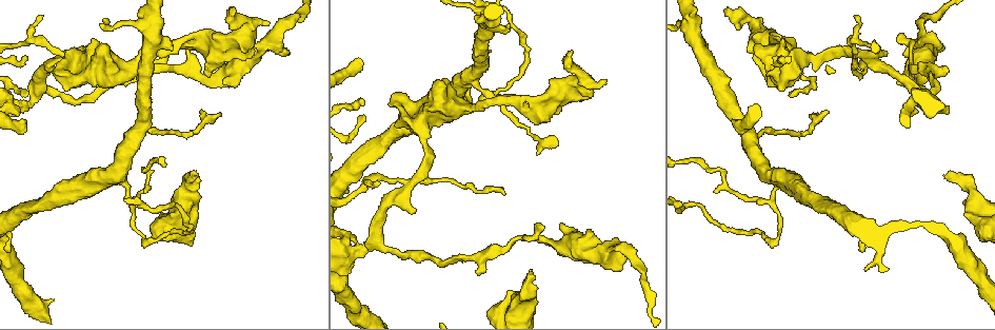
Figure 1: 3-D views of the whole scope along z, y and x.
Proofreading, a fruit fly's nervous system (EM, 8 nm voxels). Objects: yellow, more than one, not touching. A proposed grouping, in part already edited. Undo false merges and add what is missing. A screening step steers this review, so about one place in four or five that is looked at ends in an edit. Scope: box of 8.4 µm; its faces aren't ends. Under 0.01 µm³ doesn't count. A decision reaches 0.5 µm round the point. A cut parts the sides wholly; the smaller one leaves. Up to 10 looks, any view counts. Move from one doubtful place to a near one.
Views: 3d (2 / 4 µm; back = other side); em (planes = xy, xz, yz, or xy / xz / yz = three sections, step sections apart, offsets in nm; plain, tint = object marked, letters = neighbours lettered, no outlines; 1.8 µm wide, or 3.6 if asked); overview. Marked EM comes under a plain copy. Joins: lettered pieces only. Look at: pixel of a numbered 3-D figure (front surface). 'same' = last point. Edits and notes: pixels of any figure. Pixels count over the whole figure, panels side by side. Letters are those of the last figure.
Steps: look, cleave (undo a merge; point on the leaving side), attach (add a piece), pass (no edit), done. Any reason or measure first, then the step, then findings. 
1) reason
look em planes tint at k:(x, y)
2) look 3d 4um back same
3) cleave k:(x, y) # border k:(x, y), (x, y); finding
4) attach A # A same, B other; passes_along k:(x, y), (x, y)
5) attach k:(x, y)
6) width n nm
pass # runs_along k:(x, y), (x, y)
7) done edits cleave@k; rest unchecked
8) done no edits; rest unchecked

looks like a crossing
look em planes letters at 1:(409, 184)

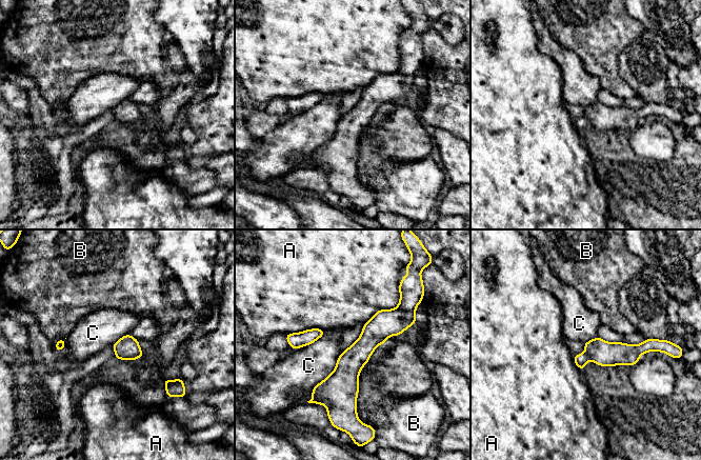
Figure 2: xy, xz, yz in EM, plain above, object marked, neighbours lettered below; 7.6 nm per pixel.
width 180 nm
cleave 2:(581, 359) # A other, B other, C other; border 2:(584, 353), (589, 358); a second neuron is stuck on

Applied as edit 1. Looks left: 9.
redraw
look overview

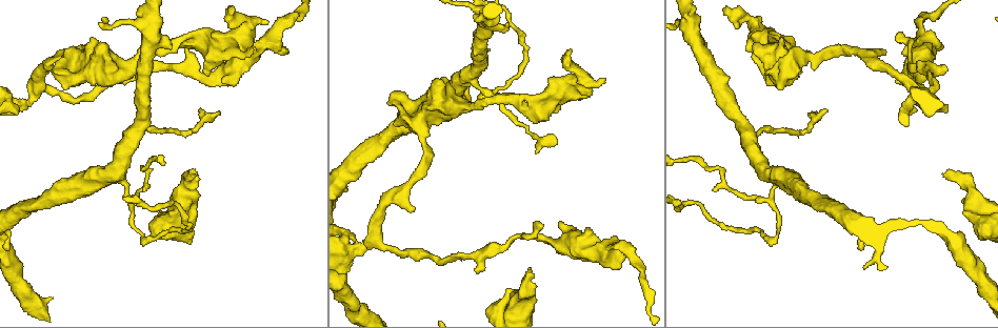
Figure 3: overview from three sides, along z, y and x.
free end
look em 3.6um planes tint at 3:(506, 23)

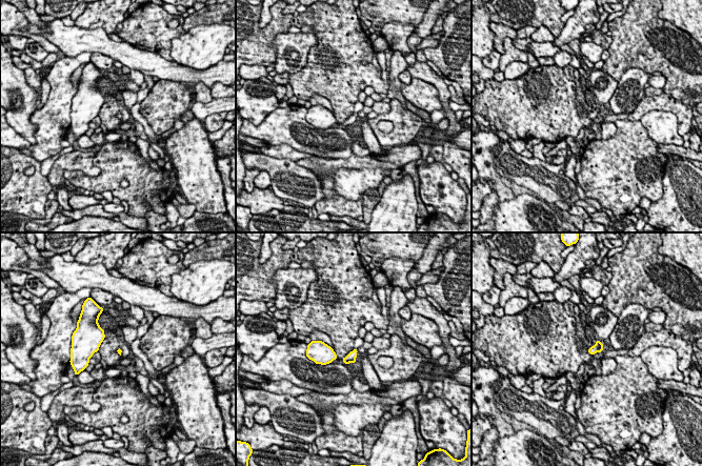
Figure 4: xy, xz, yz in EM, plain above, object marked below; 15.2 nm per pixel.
what lies round it
look em 3.6um planes letters same

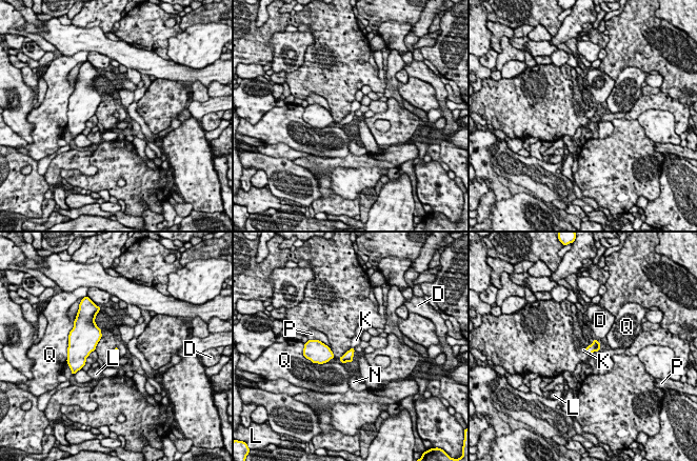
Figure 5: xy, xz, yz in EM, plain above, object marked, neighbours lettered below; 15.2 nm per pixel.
attach K # D other, K same, L other, N other, P other, Q other; passes_along 5:(347, 357), (353, 348), (356, 340); the neuron continues

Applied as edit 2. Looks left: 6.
an open end
look em xz step 16 tint at 3:(283, 52)

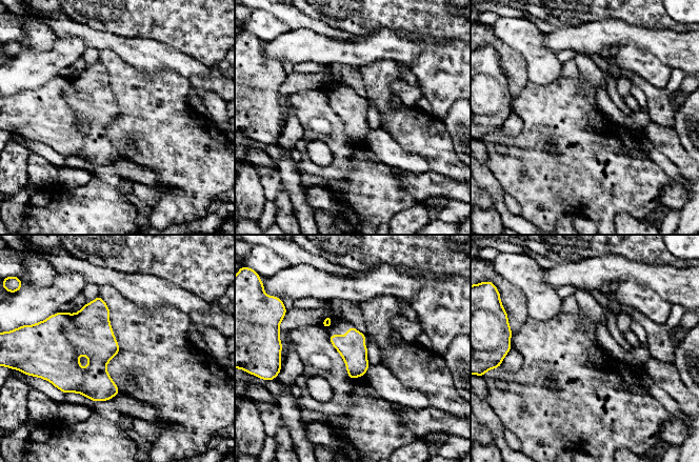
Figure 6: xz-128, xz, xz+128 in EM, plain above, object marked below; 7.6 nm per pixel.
look em planes letters same

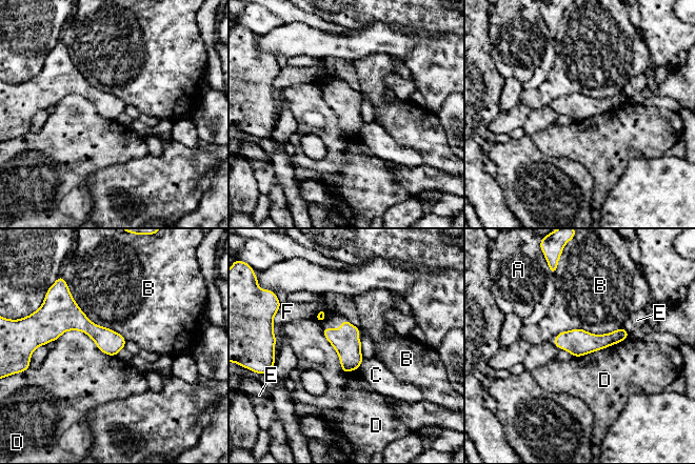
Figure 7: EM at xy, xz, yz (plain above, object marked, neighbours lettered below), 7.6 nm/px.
pass # A other, B other, C other, D other, E other, F other; runs_along 7:(48, 335), (84, 324), (122, 343); none of them fits

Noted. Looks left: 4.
an open end
look em xy step 4 letters at 3:(946, 171)

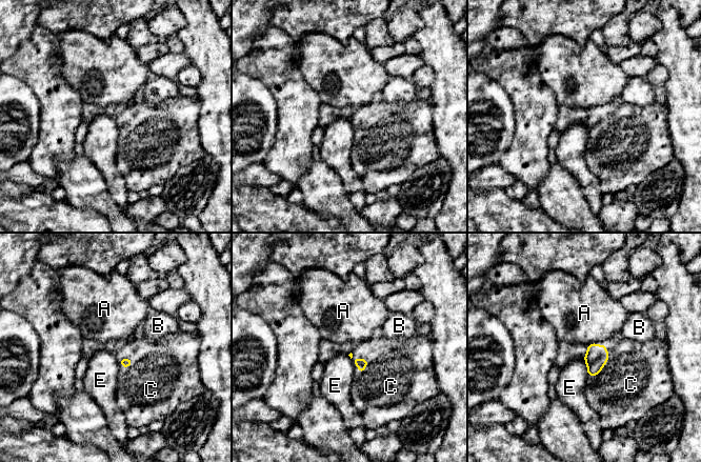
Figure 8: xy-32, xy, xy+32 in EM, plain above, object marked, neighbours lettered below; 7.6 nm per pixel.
look em planes letters same

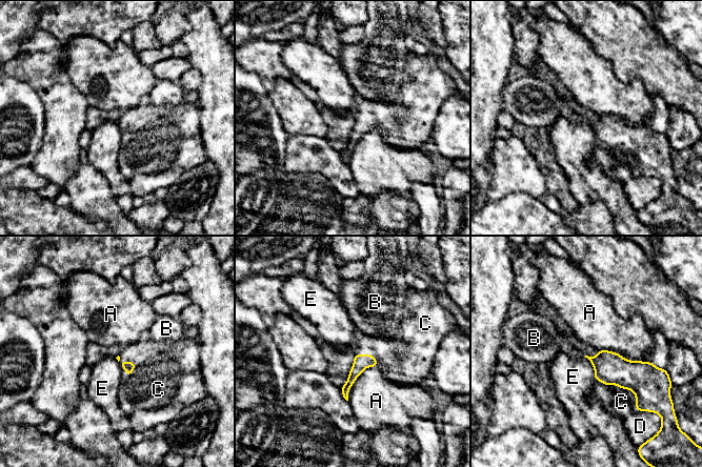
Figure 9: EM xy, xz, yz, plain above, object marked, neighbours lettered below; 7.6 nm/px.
attach C # A other, B other, C same, D other, E other; passes_along 9:(652, 385), (622, 388), (621, 402); it goes on there

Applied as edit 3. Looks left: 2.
done edits cleave@2, attach@5, attach@9; rest unchecked

